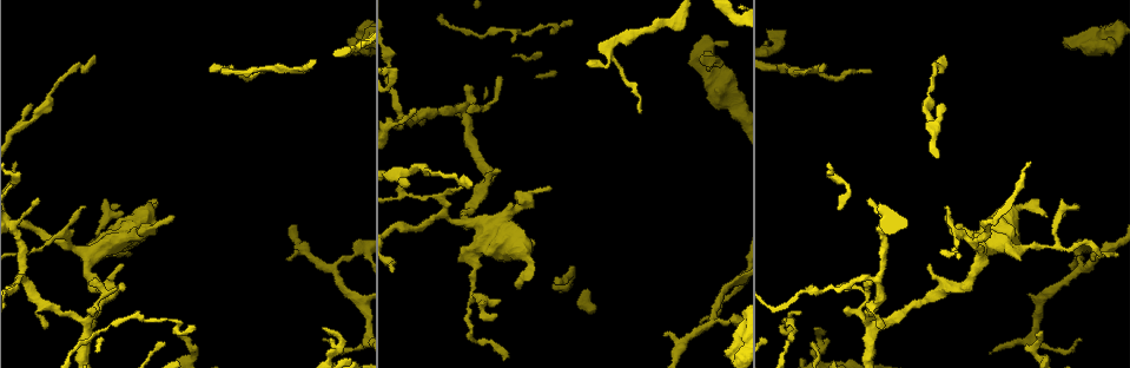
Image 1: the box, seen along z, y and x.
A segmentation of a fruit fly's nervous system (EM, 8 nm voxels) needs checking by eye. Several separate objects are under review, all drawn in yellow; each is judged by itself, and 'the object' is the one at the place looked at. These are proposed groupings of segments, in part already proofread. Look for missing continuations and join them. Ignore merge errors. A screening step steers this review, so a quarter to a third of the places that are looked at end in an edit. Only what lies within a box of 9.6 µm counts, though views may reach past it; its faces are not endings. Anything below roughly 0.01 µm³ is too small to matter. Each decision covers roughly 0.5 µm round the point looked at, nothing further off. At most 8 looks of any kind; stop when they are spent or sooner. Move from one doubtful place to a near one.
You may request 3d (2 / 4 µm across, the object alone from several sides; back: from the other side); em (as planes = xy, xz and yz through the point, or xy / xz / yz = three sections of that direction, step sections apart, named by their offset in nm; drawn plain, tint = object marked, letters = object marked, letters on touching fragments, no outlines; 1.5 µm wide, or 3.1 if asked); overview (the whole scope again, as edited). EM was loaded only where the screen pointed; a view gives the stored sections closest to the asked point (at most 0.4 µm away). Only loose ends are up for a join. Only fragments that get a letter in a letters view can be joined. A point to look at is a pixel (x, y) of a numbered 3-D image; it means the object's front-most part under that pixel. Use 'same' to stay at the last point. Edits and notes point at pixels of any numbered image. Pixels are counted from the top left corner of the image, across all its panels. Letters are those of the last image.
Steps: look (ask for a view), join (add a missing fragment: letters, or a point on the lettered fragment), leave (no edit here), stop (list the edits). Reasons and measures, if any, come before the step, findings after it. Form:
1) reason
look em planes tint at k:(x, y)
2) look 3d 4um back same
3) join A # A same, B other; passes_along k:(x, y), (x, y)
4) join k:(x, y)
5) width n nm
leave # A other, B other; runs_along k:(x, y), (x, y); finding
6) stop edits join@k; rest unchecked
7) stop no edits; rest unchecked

free end
look em planes letters at 1:(547, 189)

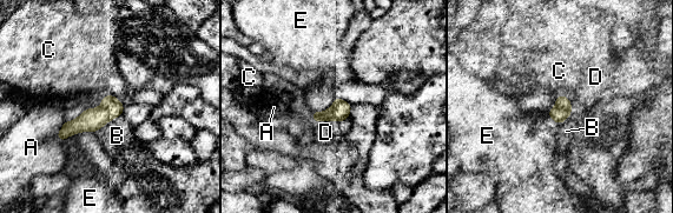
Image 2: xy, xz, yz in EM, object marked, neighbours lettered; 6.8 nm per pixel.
longest_contact B 220 nm
leave # A other, B other, C other, D other, E other; border 2:(120, 114), (109, 120), (96, 132); no lettered fragment goes on from it

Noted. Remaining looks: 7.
tapers out
look em planes letters at 1:(263, 72)

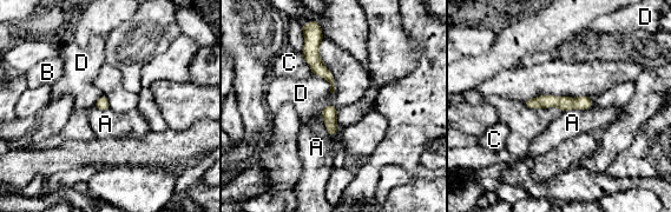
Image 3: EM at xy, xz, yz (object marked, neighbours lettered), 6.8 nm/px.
longest_contact A 190 nm
leave # A other, B other, C other, D other; border 3:(320, 113), (326, 130), (334, 137); none of them fits

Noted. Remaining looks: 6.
tapers out
look 3d 4um at 1:(471, 184)

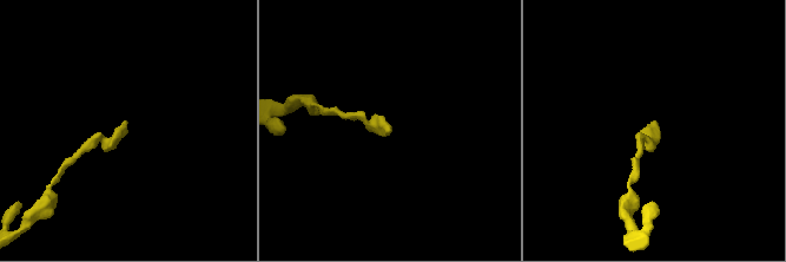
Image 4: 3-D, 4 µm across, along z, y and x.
now the EM
look em planes letters at 4:(655, 125)

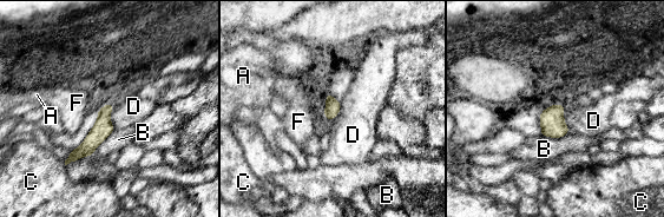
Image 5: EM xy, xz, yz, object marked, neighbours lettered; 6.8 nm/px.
width 100 nm
leave # A other, B other, C other, D other, F other; no lettered fragment goes on from it

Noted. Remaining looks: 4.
stop no edits; rest unchecked

